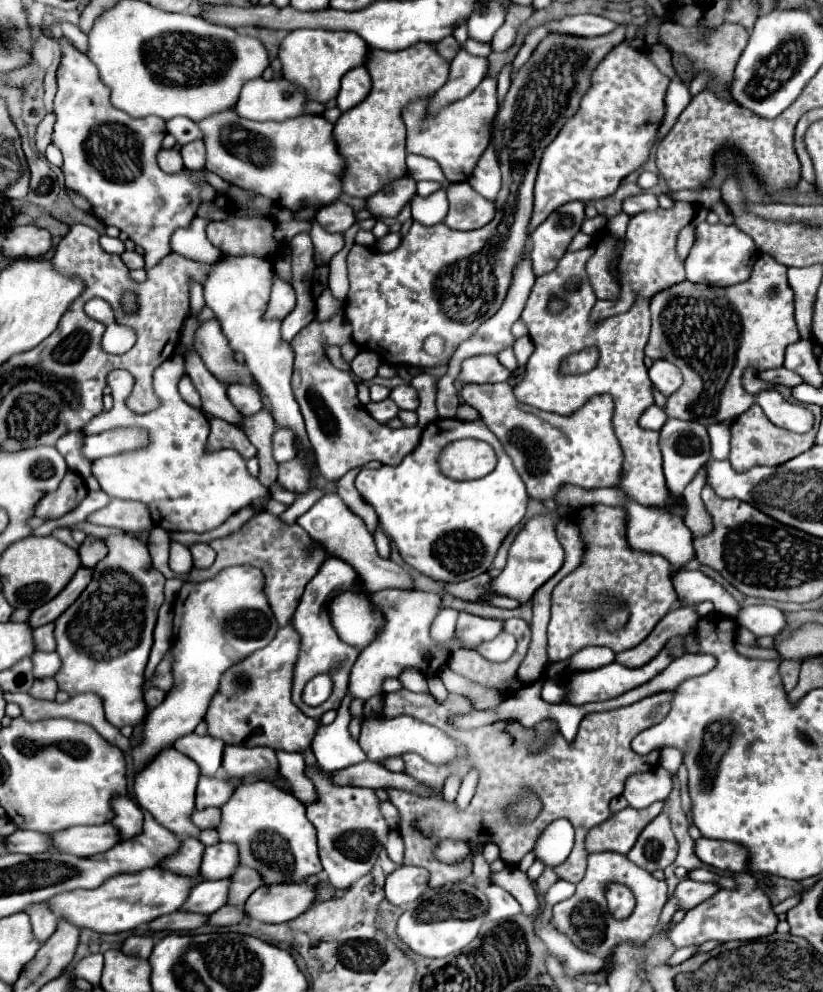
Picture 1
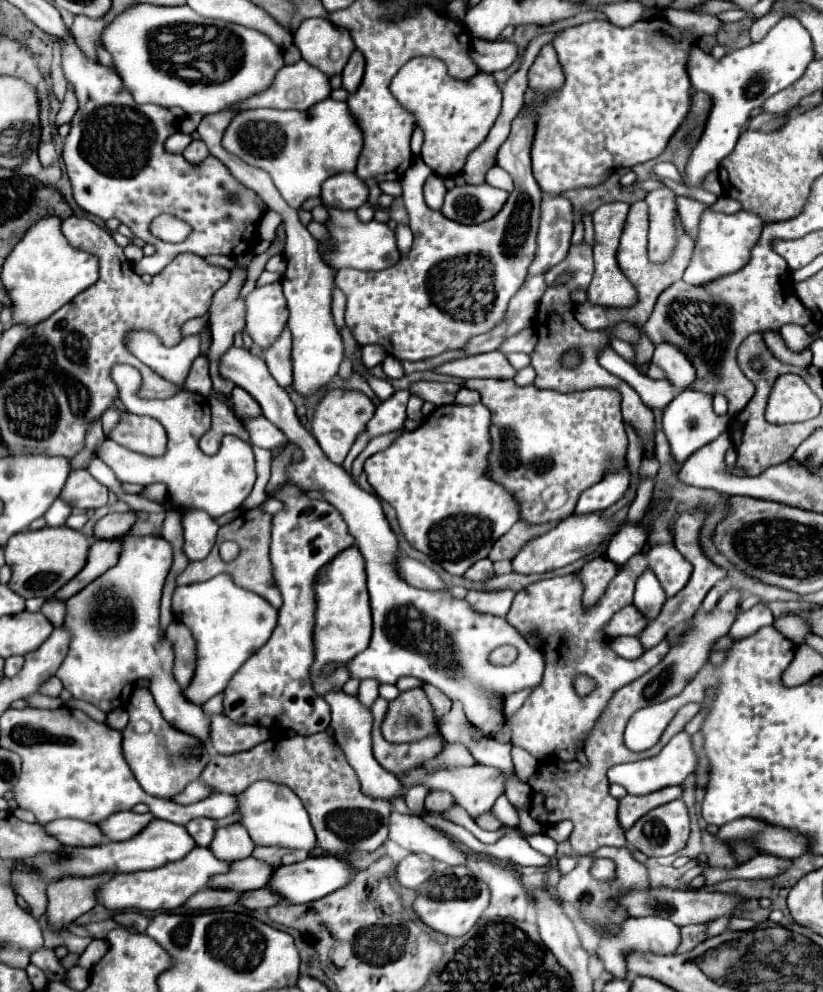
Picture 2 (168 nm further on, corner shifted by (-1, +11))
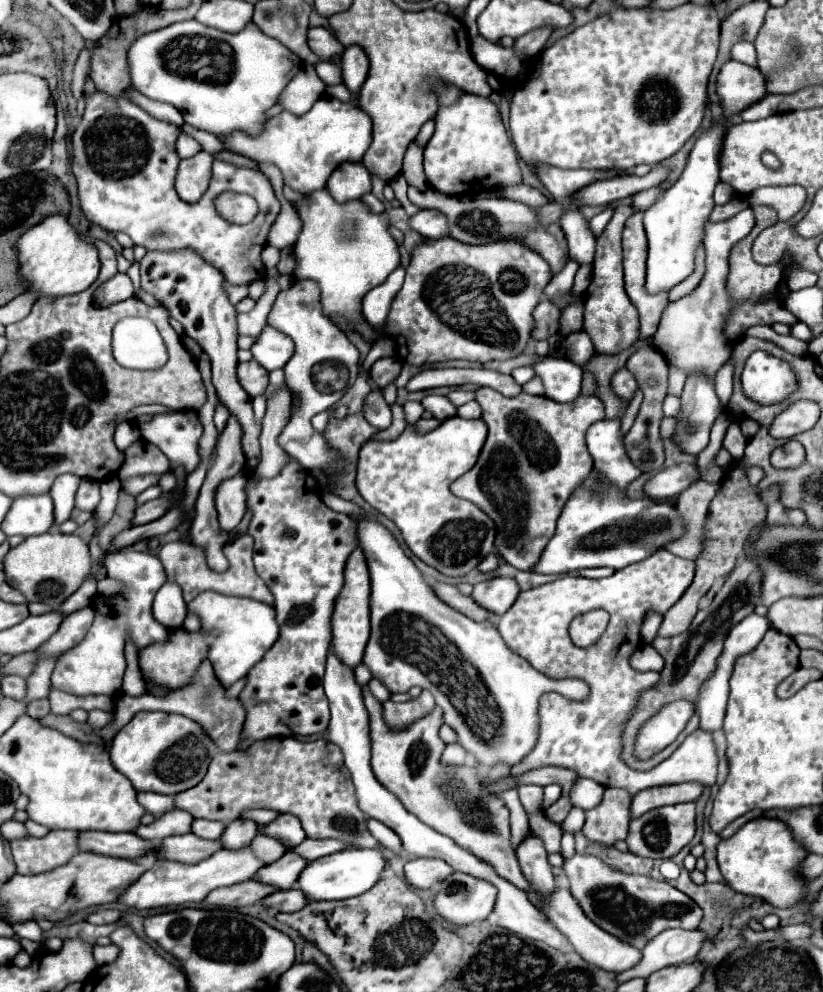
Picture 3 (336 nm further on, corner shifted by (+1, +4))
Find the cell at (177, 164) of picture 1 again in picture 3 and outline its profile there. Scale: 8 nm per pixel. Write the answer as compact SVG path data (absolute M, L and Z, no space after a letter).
M182 132L180 138L178 138L178 144L176 144L176 150L178 150L180 158L190 158L190 156L198 154L202 150L202 146L192 136L188 136L186 132Z

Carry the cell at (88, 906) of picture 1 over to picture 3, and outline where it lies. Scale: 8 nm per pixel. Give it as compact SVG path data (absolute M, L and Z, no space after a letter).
M252 846L240 850L220 850L200 864L182 864L172 860L156 860L150 870L146 870L122 896L120 902L130 908L162 908L162 906L180 906L180 904L200 904L208 892L232 886L238 882L252 880L260 868L266 864L252 852Z

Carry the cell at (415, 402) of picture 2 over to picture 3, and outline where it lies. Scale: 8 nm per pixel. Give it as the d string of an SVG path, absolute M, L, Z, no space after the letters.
M426 396L422 400L422 406L434 414L438 420L446 420L450 416L456 416L456 406L446 396Z

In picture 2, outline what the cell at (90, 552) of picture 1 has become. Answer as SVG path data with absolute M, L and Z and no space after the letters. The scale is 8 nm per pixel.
M132 511L106 515L100 521L96 521L96 525L94 525L94 539L106 539L106 541L118 539L118 537L122 537L122 535L126 535L130 531L134 521L136 521L136 517L134 517Z

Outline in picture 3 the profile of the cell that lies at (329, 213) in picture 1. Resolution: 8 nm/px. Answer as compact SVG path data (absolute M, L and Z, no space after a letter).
M344 162L332 172L326 188L338 202L354 200L364 196L364 192L372 190L370 178L372 176L368 174L362 162Z

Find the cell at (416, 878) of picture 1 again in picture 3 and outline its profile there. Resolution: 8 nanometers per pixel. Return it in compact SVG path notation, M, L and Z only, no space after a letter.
M416 858L404 866L404 872L408 884L416 888L430 888L436 882L446 880L454 872L454 868L440 858Z

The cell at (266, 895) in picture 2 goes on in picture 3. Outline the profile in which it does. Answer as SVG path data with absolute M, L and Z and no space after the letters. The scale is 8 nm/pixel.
M290 888L290 890L274 892L270 898L264 898L264 904L280 912L296 912L296 910L302 910L310 902L308 902L308 896L304 896L304 892L298 892L298 888L296 890Z

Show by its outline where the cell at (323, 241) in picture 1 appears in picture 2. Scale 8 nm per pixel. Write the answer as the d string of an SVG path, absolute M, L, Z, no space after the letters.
M328 97L306 111L240 111L226 127L222 147L248 165L264 169L280 195L294 209L300 209L306 199L320 197L320 185L328 177L356 169L362 151L362 131L348 113L348 105Z

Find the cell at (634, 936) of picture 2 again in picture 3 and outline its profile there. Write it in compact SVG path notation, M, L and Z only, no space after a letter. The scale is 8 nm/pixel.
M664 930L660 936L646 944L648 952L648 976L666 966L676 966L688 960L694 960L706 942L706 932L702 930Z

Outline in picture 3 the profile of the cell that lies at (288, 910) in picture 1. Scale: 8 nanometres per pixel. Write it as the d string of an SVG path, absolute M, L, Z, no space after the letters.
M382 846L348 848L344 852L336 852L332 856L312 860L300 874L298 886L310 900L344 900L344 898L360 896L366 890L370 890L376 884L376 880L380 880L386 864L388 864L388 858Z

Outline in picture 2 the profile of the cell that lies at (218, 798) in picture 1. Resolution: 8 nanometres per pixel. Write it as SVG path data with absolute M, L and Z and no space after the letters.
M196 779L192 781L182 793L178 793L178 797L174 797L176 803L182 803L182 805L190 805L190 803L196 803L196 801L202 801L206 797L210 797L214 793L212 787L208 787L204 781Z

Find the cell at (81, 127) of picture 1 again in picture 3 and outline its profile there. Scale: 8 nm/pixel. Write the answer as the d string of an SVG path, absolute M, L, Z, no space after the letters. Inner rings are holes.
M102 92L88 94L82 122L72 136L72 170L78 180L80 206L86 218L110 232L128 234L134 244L140 244L146 250L196 248L196 252L216 266L234 286L248 286L266 278L260 254L268 244L270 226L280 212L280 202L274 196L270 178L260 170L216 160L212 168L212 186L208 186L200 202L182 202L174 190L176 168L180 162L176 152L178 134L178 126L156 120L130 100L114 100ZM226 190L250 194L258 200L260 212L250 224L238 226L218 214L214 198Z

